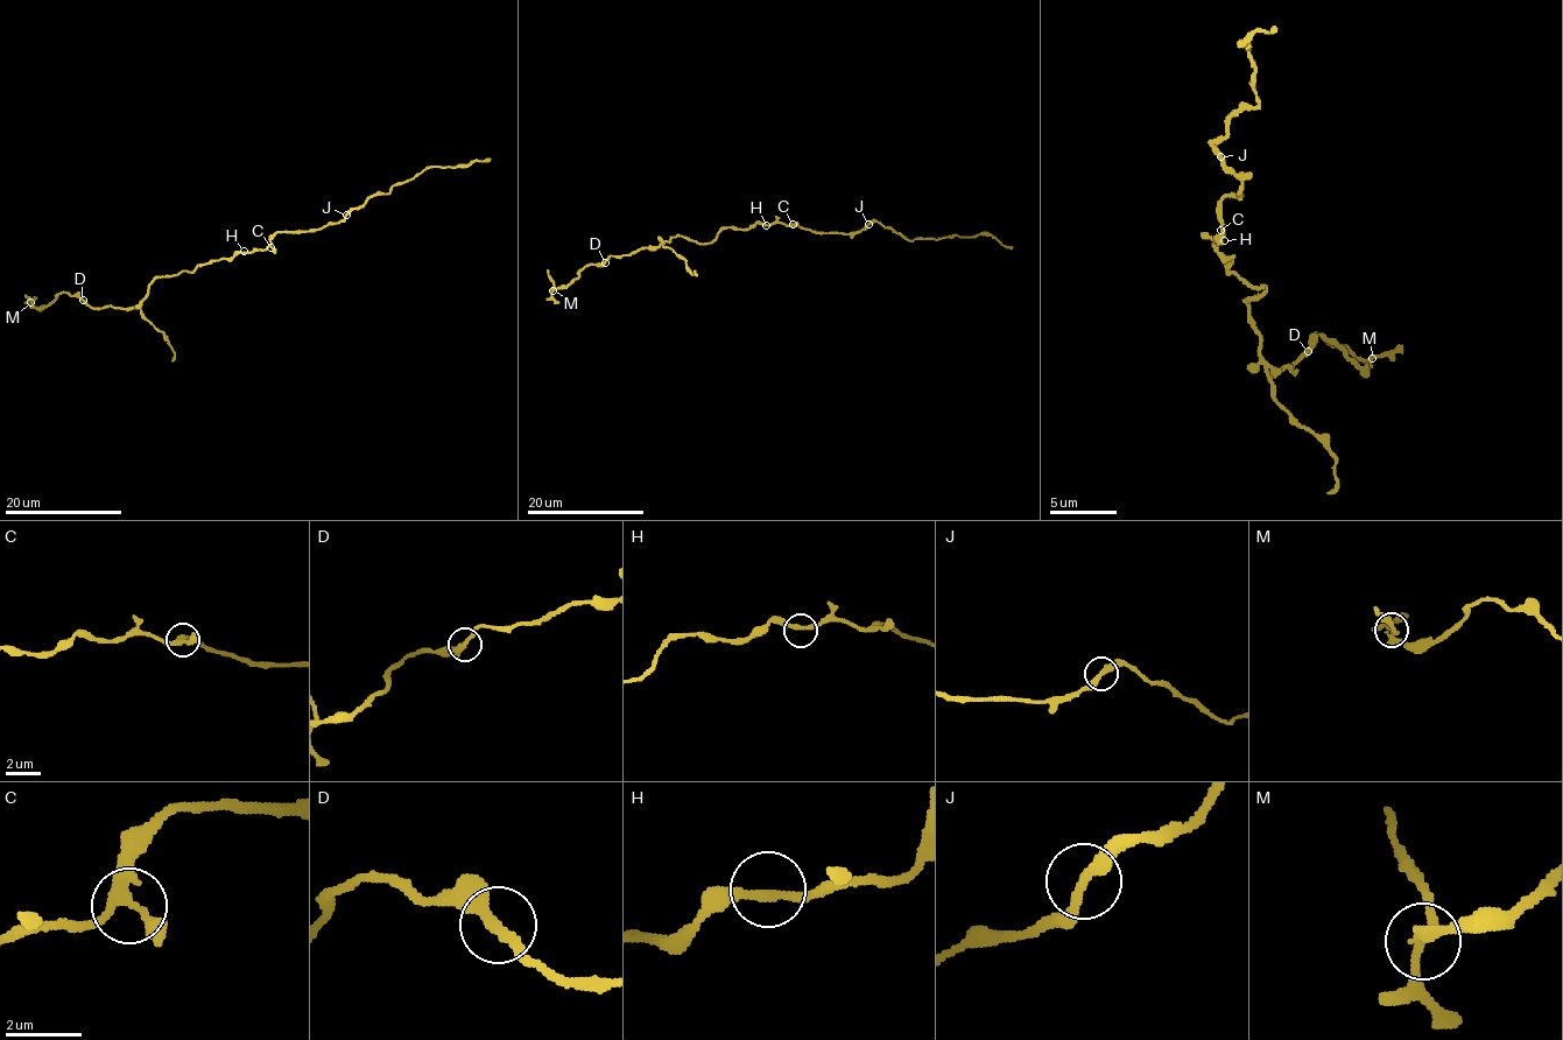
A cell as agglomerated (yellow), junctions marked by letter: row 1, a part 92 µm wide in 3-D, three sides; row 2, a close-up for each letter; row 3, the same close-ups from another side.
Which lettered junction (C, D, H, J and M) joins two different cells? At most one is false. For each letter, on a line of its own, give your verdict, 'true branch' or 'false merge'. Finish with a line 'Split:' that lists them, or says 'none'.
C: true branch
D: true branch
H: true branch
J: true branch
M: false merge
Split: M

